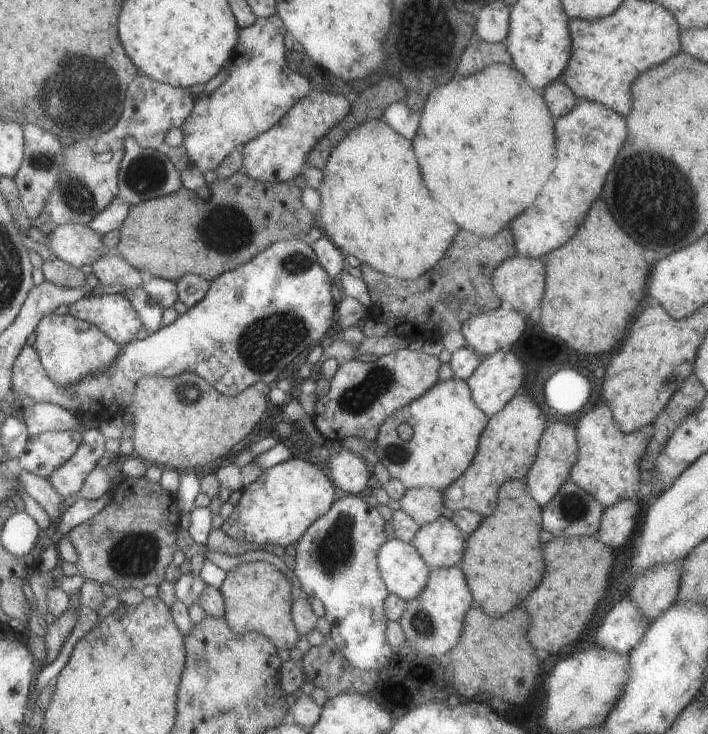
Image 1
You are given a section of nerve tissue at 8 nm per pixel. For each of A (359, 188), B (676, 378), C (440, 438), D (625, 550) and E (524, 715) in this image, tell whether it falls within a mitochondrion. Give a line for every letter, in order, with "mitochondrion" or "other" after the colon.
A: other
B: mitochondrion
C: other
D: other
E: other

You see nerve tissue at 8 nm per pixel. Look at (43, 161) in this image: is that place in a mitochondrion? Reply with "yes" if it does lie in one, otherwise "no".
yes

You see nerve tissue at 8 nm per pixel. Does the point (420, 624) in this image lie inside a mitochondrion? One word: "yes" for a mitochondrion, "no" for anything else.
yes

